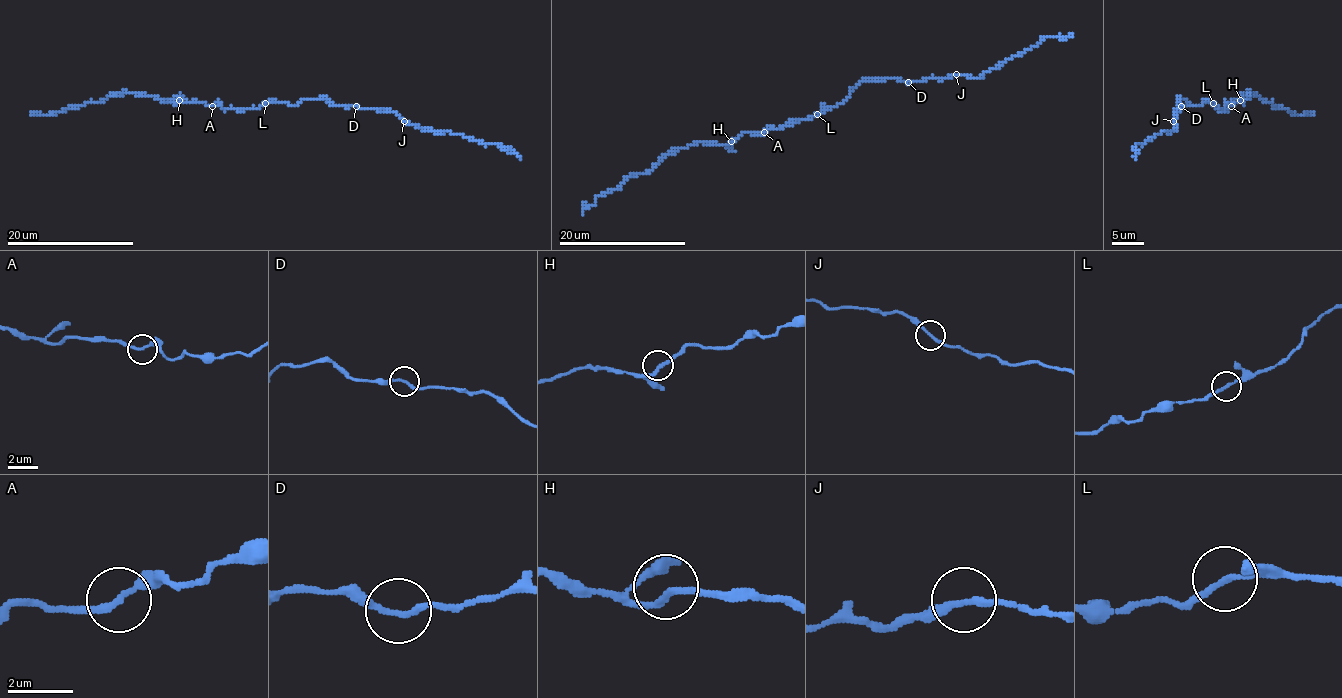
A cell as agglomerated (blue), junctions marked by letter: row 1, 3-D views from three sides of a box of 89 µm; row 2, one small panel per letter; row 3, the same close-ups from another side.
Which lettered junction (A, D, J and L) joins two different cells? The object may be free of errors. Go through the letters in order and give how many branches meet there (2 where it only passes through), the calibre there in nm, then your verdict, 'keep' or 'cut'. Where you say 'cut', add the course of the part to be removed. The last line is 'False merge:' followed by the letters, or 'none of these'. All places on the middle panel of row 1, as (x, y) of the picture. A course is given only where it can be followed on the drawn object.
A: 2 branches meet; 180 nm thick; keep
D: 2 branches meet; 170 nm thick; keep
J: 2 branches meet; 200 nm thick; keep
L: 2 branches meet; 170 nm thick; keep
False merge: none of these

